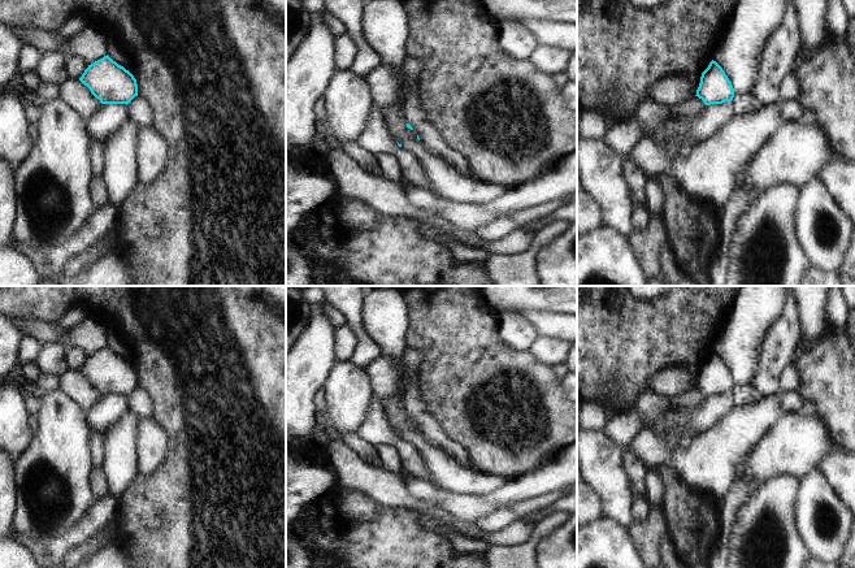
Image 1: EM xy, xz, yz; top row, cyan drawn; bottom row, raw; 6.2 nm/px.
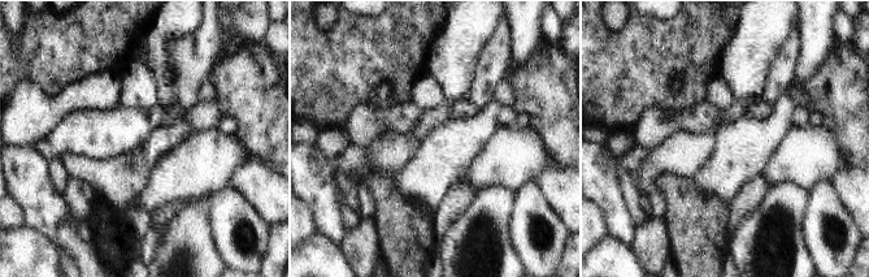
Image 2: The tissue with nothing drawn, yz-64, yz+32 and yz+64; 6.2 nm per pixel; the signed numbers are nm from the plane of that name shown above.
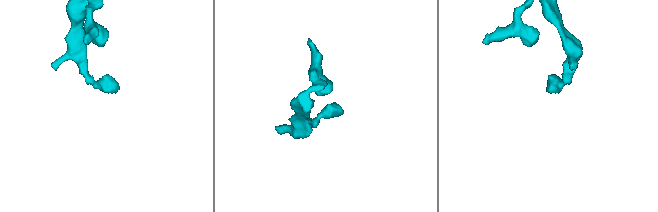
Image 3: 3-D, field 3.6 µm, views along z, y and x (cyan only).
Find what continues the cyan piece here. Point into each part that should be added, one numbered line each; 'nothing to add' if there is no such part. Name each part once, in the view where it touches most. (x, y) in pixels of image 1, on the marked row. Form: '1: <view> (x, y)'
nothing to add

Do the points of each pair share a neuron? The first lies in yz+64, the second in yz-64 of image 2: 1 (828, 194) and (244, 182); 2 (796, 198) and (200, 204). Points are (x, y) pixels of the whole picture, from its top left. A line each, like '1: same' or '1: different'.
1: different
2: same

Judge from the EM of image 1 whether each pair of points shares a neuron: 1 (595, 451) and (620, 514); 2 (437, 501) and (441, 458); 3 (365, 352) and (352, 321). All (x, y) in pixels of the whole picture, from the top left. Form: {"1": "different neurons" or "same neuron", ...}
{"1": "same neuron", "2": "different neurons", "3": "same neuron"}

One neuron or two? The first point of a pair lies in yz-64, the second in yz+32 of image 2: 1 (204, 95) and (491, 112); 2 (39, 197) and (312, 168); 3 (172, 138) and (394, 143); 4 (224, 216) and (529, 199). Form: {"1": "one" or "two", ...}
{"1": "two", "2": "one", "3": "two", "4": "one"}

